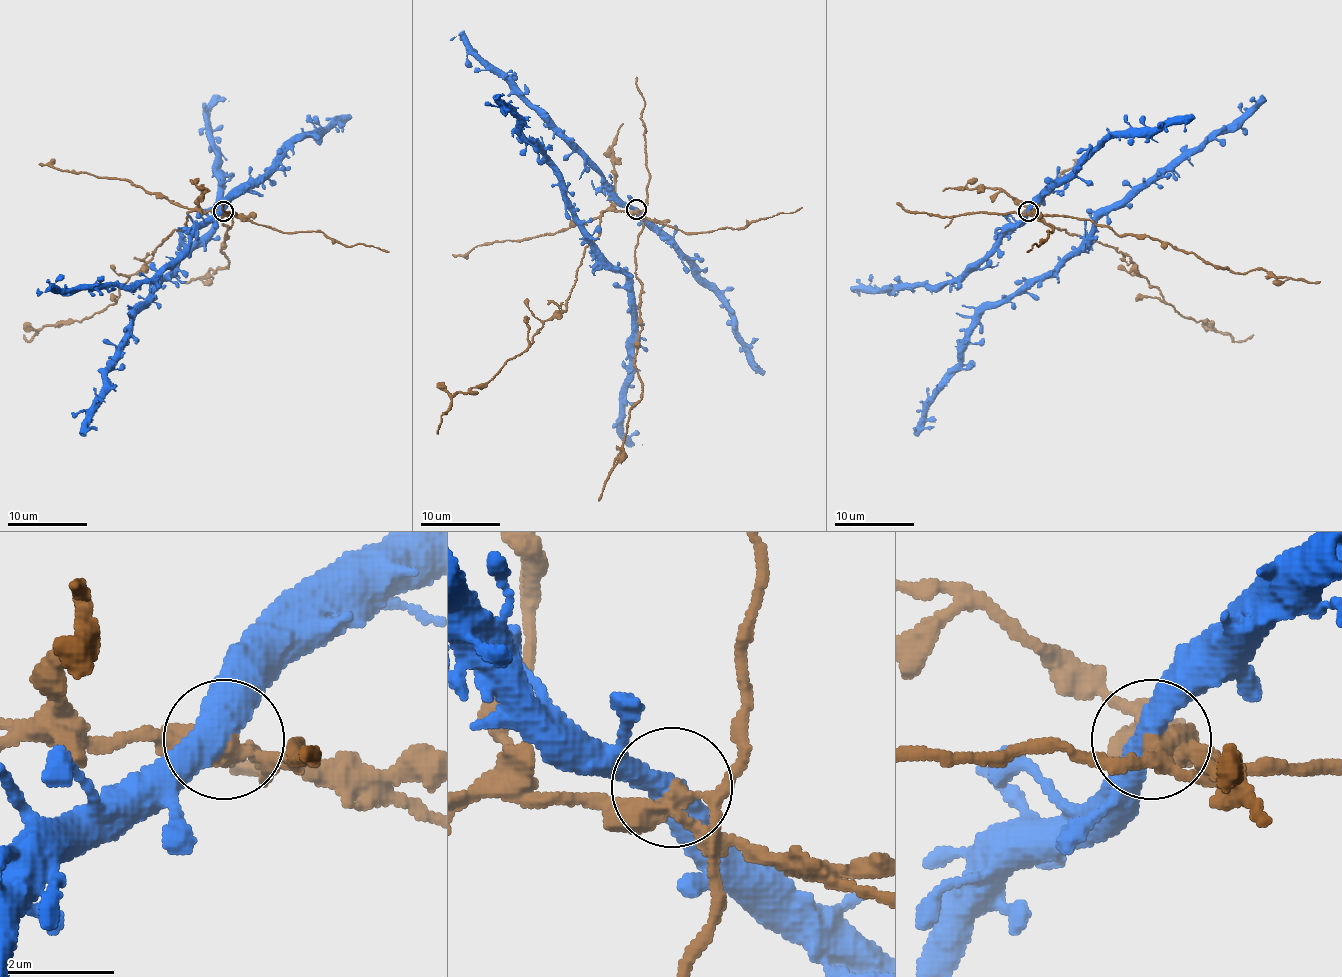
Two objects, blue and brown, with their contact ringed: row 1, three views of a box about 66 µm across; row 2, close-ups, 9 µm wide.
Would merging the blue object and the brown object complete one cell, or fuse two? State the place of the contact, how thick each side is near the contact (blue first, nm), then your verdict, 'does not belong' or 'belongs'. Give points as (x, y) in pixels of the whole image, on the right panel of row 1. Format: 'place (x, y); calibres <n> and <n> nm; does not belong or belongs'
place (1028, 211); calibres 500 and 340 nm; does not belong

